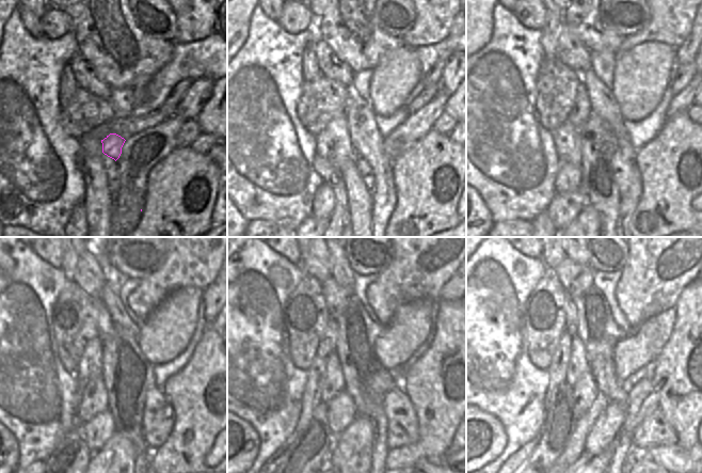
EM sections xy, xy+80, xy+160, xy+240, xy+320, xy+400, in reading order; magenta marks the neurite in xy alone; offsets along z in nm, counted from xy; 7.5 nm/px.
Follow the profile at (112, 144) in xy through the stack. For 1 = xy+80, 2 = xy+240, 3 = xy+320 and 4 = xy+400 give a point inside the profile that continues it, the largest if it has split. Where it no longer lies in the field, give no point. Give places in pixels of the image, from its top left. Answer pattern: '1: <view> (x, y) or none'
1: xy+80 (365, 137)
2: xy+240 (113, 279)
3: xy+320 (341, 271)
4: xy+400 (583, 258)

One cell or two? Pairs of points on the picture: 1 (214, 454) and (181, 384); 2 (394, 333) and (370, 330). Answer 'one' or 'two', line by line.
1: two
2: two

